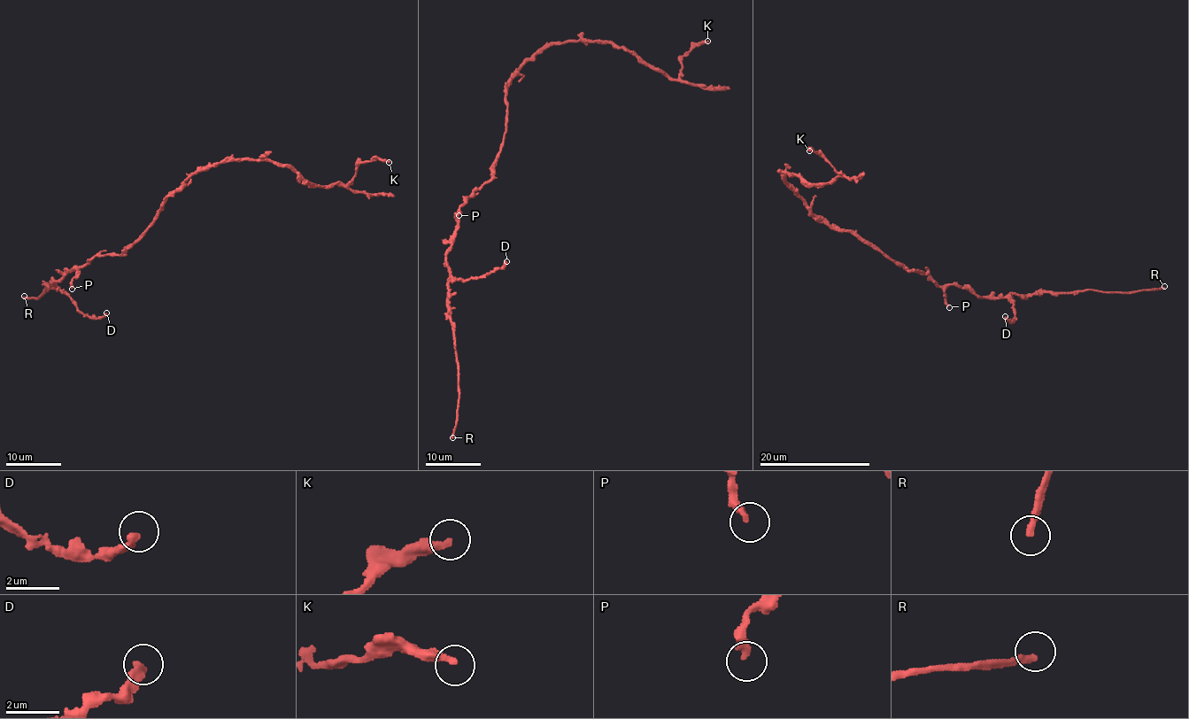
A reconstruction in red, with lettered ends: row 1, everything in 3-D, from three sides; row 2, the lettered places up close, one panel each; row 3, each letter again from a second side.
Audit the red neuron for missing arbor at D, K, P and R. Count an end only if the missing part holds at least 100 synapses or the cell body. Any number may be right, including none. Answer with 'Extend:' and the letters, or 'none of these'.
Extend: R

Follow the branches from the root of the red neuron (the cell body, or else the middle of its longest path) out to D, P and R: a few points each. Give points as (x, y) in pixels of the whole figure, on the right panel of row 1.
D: (869, 246), (930, 274), (938, 285), (1010, 299), (1015, 318), (1005, 316)
P: (869, 246), (876, 246), (908, 270), (930, 274), (943, 289), (949, 307)
R: (869, 246), (908, 270), (930, 274), (938, 285), (959, 285), (984, 297), (1084, 289), (1135, 293), (1164, 286)

